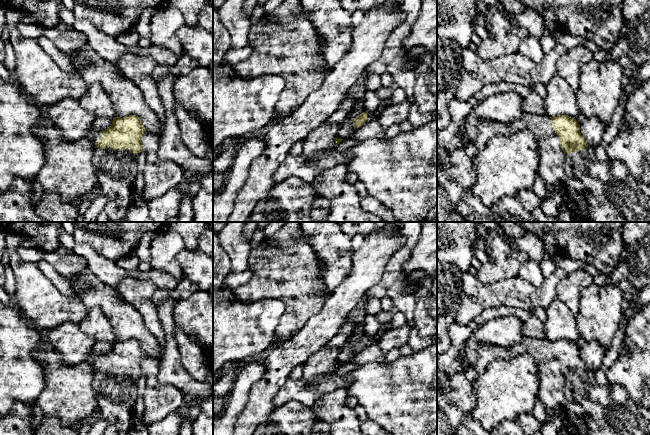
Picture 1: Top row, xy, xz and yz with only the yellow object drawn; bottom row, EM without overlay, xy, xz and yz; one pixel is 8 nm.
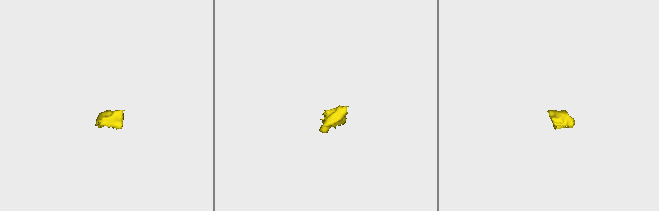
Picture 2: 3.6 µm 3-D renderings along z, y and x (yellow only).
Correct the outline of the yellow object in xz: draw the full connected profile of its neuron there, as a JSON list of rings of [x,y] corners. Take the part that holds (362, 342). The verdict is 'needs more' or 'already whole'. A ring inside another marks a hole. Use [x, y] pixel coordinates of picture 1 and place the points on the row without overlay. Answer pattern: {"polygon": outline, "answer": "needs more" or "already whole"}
{"polygon": [[[379,334],[376,338],[374,338],[373,336],[368,336],[368,335],[362,336],[358,341],[356,341],[353,344],[353,351],[358,352],[367,344],[368,345],[377,344],[378,339],[379,339]]], "answer": "needs more"}

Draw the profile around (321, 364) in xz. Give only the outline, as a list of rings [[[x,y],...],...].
[[[323,346],[319,351],[313,353],[303,364],[302,379],[311,383],[316,379],[335,374],[338,353],[338,348],[328,349],[326,346]]]

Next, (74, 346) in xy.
[[[66,323],[48,330],[45,343],[59,354],[62,362],[75,365],[89,361],[96,340],[85,334],[79,324]]]

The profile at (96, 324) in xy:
[[[100,307],[89,309],[85,318],[79,323],[79,327],[96,342],[102,340],[116,341],[113,326],[104,310]]]

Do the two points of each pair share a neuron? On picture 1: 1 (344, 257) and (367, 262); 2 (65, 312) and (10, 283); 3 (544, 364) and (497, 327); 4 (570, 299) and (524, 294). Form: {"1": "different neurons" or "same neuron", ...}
{"1": "different neurons", "2": "different neurons", "3": "different neurons", "4": "different neurons"}

